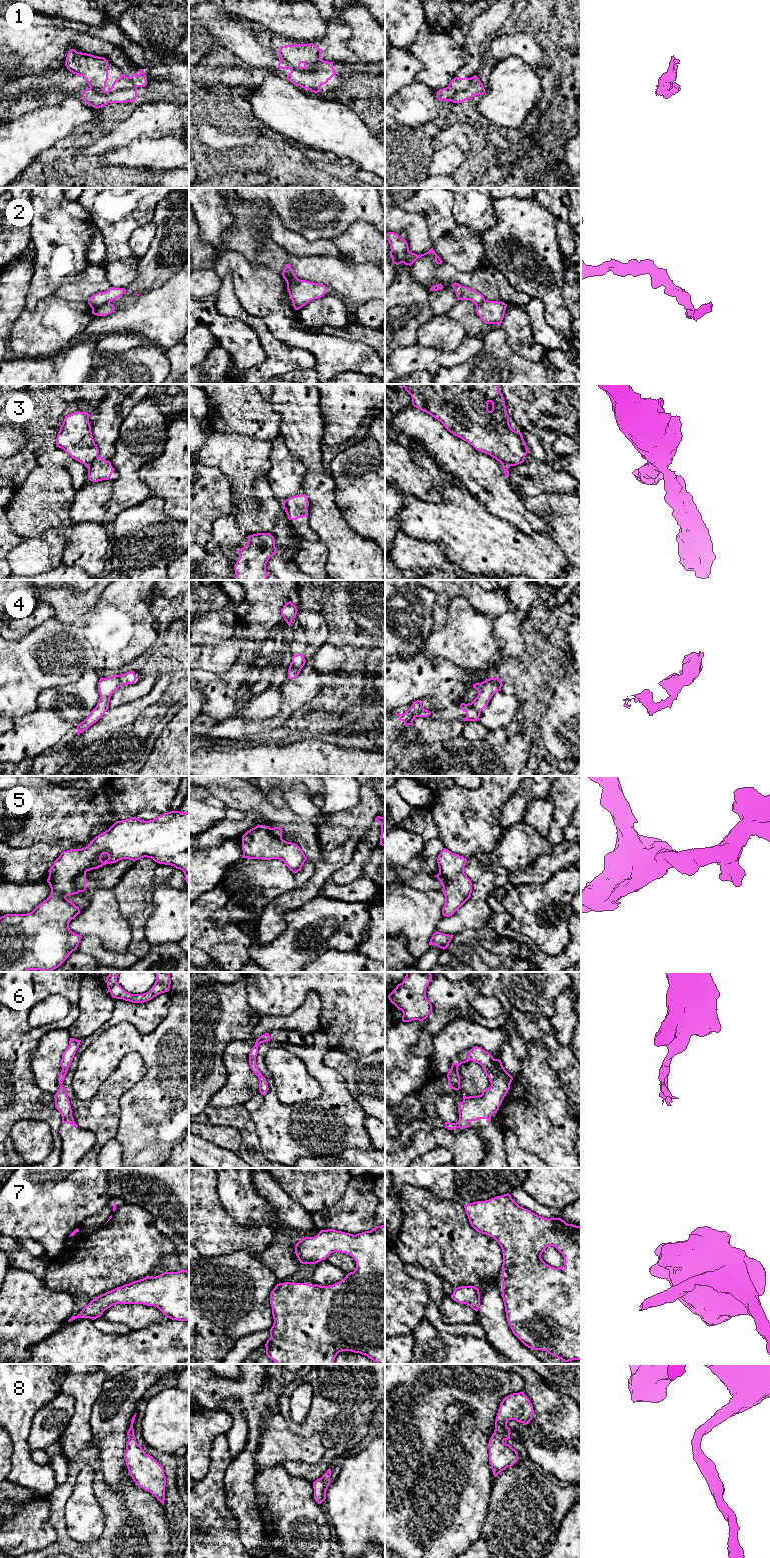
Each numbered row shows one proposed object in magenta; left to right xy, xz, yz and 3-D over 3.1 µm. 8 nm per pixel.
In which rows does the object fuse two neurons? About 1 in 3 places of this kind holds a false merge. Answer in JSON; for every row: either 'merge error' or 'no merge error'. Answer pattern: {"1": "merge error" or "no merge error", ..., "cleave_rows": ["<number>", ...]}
{"1": "merge error", "2": "merge error", "3": "merge error", "4": "no merge error", "5": "merge error", "6": "no merge error", "7": "no merge error", "8": "no merge error", "cleave_rows": ["1", "2", "3", "5"]}

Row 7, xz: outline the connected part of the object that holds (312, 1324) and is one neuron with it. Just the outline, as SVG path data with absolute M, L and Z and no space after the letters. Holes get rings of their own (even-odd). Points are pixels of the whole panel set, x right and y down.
M385 1225L356 1235L321 1230L314 1237L301 1238L295 1245L295 1254L302 1264L315 1265L334 1252L348 1254L356 1261L355 1270L341 1281L329 1286L285 1282L271 1291L274 1323L265 1347L266 1355L276 1364L335 1364L337 1354L342 1351L360 1353L377 1364L385 1364Z

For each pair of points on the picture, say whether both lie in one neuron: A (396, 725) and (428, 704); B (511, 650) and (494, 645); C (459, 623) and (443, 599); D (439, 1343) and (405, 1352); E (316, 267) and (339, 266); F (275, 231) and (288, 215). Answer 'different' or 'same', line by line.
A: same
B: different
C: different
D: different
E: same
F: different

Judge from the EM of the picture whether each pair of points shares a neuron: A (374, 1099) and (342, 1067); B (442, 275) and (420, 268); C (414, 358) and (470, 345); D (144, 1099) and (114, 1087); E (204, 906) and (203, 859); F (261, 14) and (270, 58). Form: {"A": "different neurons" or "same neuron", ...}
{"A": "same neuron", "B": "same neuron", "C": "same neuron", "D": "different neurons", "E": "different neurons", "F": "different neurons"}

